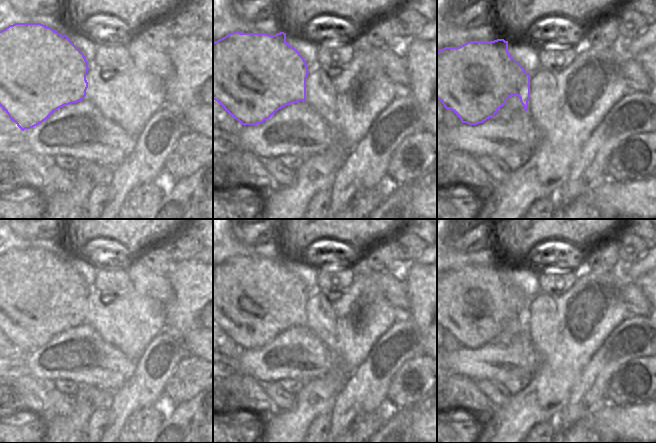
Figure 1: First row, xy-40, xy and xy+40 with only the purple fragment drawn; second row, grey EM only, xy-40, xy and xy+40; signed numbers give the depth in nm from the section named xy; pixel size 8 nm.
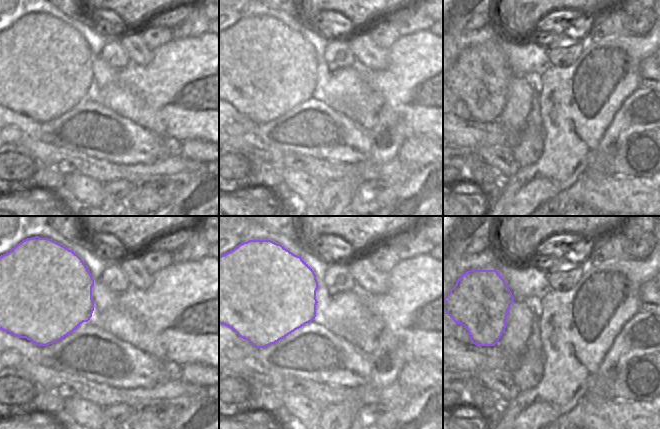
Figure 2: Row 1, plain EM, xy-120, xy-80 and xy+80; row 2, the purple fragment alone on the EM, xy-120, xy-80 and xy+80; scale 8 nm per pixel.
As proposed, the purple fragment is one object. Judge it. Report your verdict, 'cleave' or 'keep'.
cleave

